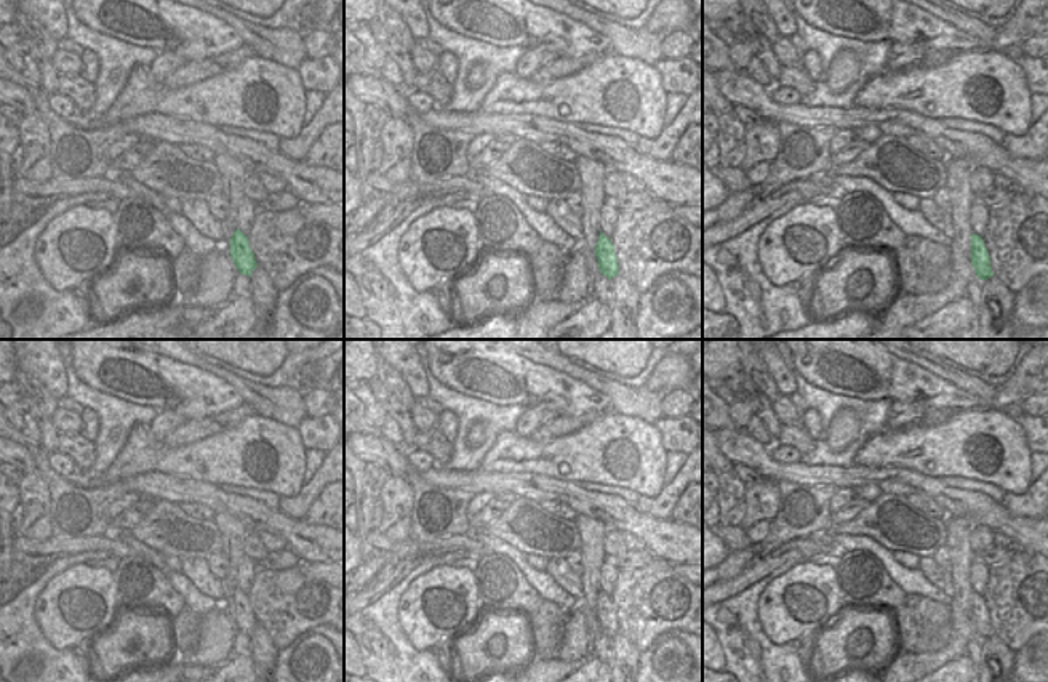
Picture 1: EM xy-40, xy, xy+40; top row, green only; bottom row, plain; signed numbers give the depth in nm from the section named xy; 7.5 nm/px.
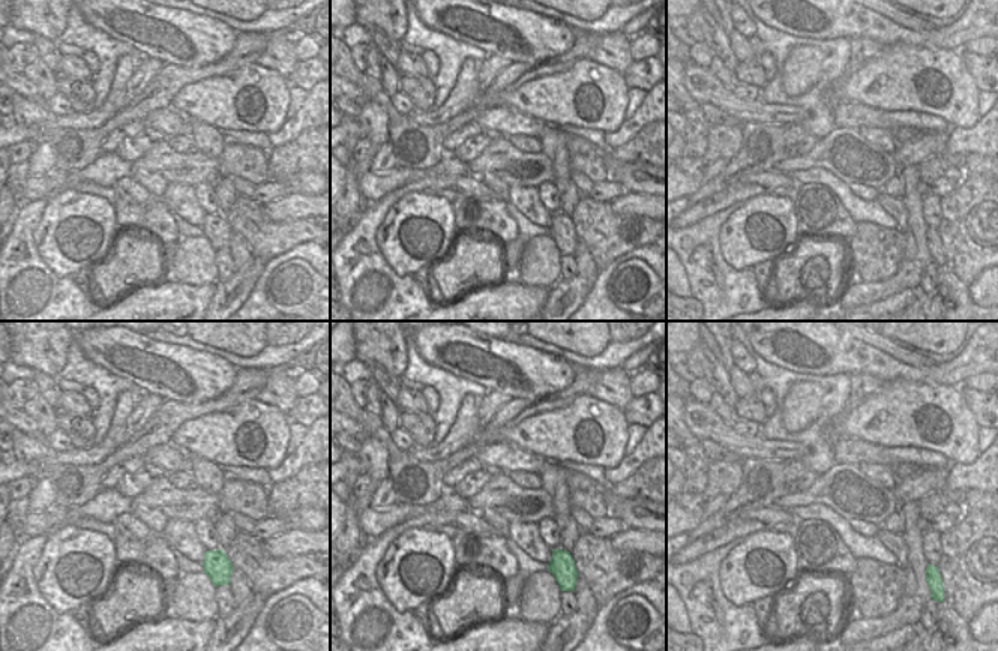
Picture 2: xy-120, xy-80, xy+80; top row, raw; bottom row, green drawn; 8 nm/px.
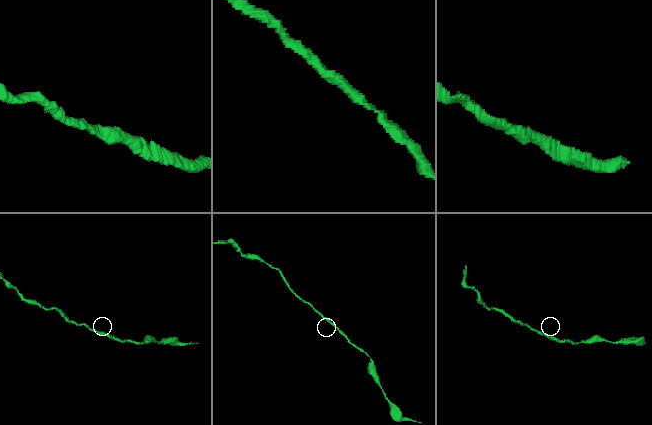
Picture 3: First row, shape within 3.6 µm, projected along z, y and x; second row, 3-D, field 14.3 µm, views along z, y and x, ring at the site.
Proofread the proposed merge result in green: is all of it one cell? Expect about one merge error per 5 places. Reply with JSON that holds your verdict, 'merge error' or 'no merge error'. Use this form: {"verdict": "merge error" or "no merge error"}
{"verdict": "no merge error"}

